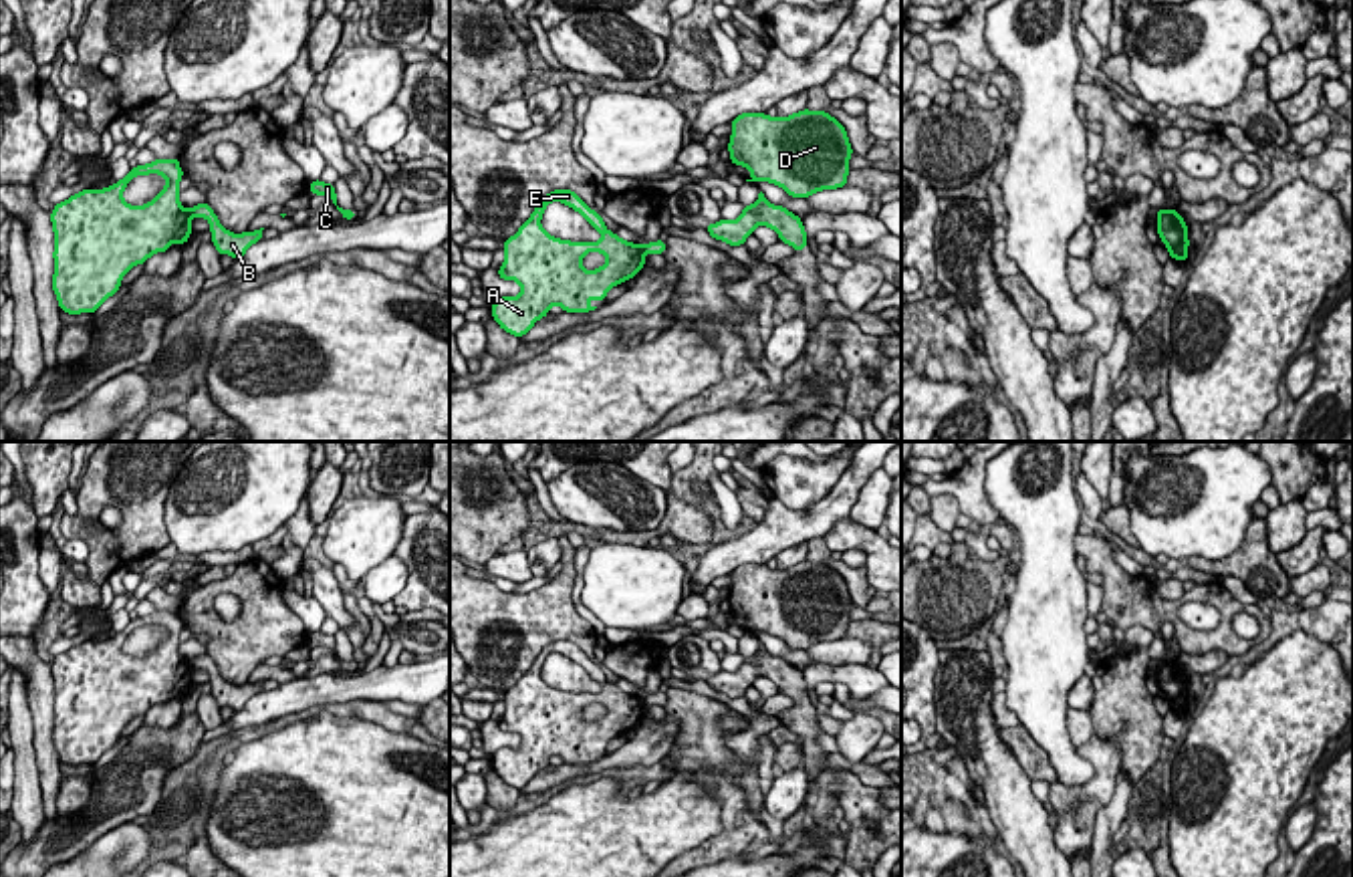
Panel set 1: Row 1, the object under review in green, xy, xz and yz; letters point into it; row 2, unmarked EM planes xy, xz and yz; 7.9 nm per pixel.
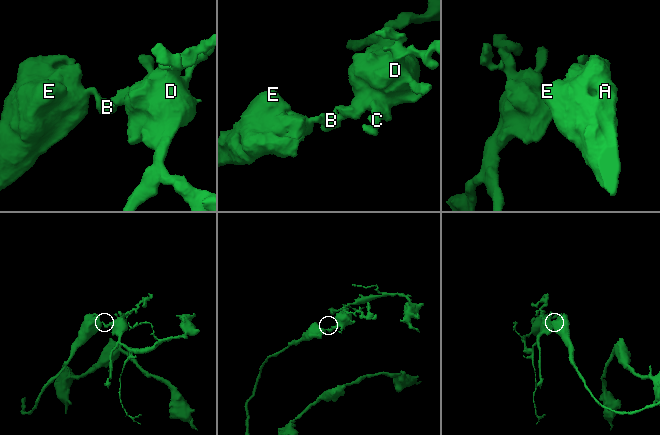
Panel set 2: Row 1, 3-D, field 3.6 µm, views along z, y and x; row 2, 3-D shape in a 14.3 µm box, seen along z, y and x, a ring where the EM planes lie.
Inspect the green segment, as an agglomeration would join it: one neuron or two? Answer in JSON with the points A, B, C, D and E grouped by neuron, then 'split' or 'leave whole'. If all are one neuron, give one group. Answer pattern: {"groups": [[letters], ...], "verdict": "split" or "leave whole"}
{"groups": [["A", "E"], ["B", "C", "D"]], "verdict": "split"}

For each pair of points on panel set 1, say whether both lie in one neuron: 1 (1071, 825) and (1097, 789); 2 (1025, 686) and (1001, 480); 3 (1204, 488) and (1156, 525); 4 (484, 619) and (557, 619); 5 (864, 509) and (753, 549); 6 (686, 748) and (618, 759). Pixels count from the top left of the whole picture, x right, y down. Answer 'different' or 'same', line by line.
1: same
2: same
3: same
4: same
5: different
6: different

